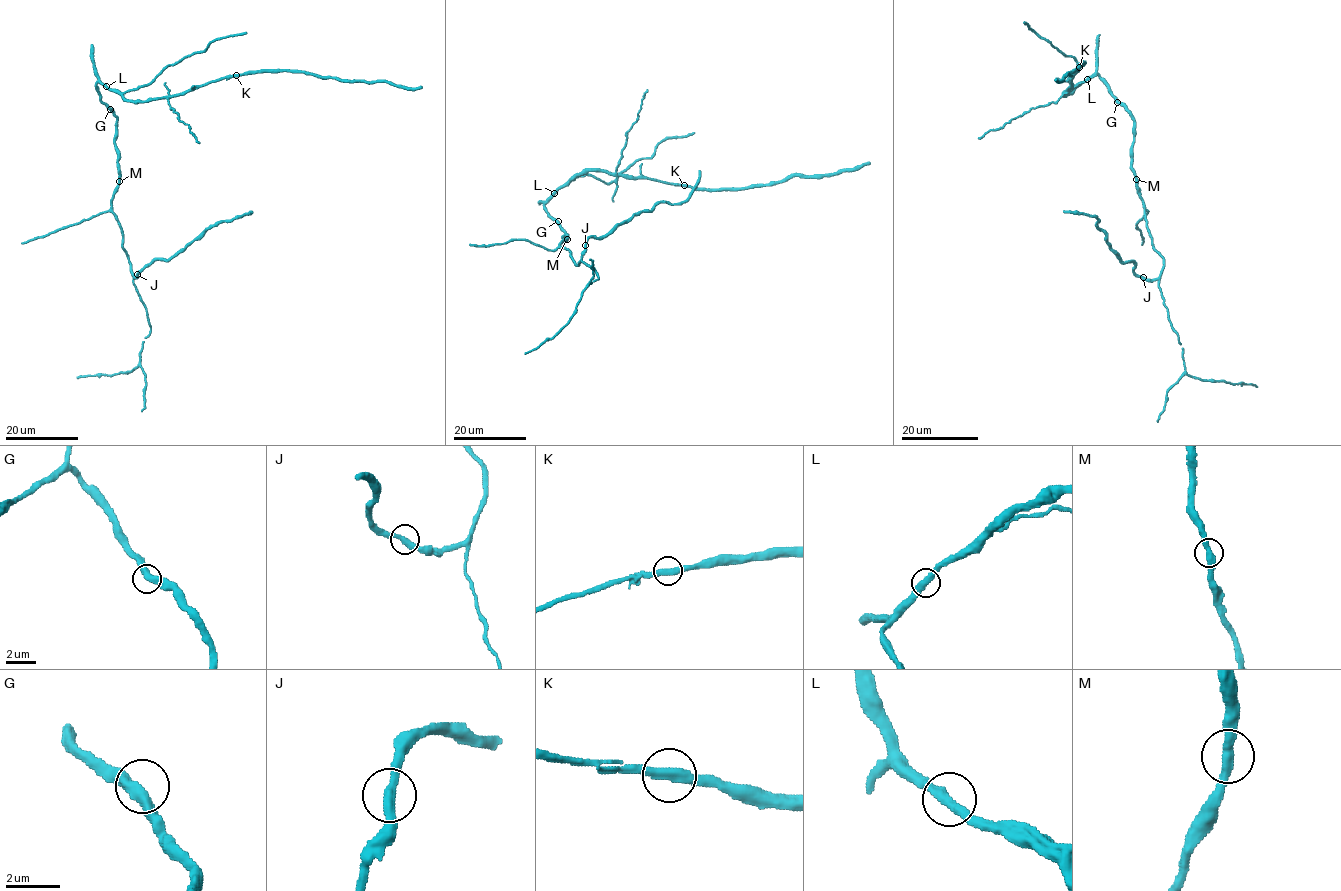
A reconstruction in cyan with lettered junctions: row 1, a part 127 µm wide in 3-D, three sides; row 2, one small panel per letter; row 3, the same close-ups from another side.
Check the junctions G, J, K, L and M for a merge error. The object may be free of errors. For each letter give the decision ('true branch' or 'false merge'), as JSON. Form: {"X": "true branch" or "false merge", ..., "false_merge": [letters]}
{"G": "true branch", "J": "true branch", "K": "true branch", "L": "true branch", "M": "true branch", "false_merge": []}

